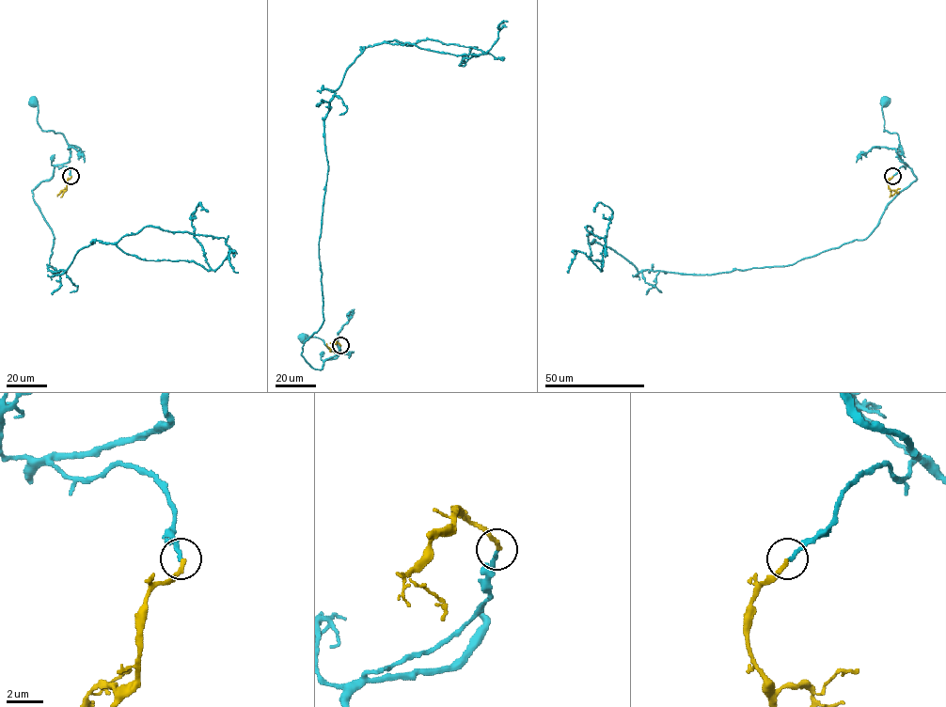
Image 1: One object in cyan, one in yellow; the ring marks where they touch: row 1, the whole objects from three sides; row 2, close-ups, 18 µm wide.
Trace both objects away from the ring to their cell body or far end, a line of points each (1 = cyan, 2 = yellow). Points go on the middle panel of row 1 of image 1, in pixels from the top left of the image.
1: (340, 346), (337, 353), (327, 359), (335, 358), (339, 350), (333, 352), (323, 340), (304, 337)
2: (340, 346), (336, 341), (329, 348), (326, 343)

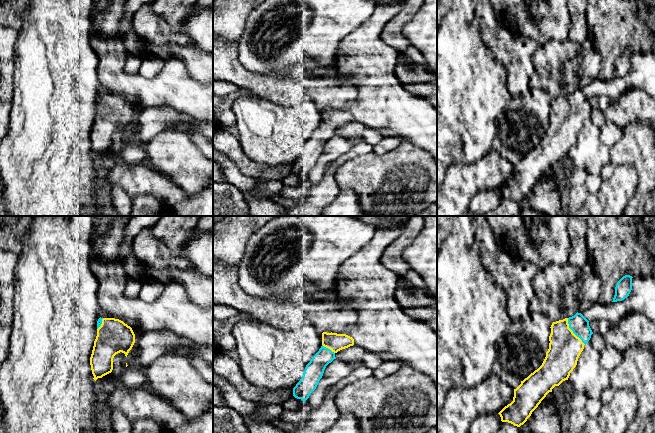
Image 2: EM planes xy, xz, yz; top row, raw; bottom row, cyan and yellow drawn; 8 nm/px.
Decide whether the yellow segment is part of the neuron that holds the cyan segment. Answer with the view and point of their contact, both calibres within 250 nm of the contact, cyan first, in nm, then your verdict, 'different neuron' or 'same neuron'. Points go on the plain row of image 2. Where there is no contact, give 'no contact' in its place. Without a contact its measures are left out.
contact yz (572, 106); calibres 150 and 260 nm; same neuron

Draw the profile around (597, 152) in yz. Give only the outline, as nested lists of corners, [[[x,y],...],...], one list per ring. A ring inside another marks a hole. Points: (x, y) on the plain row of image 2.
[[[587,120],[581,128],[576,143],[568,157],[574,167],[587,174],[600,175],[602,168],[610,162],[609,147],[601,141],[600,128]]]

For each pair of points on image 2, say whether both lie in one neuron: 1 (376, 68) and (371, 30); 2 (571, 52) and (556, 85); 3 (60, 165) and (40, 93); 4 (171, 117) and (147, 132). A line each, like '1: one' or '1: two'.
1: one
2: one
3: one
4: one

